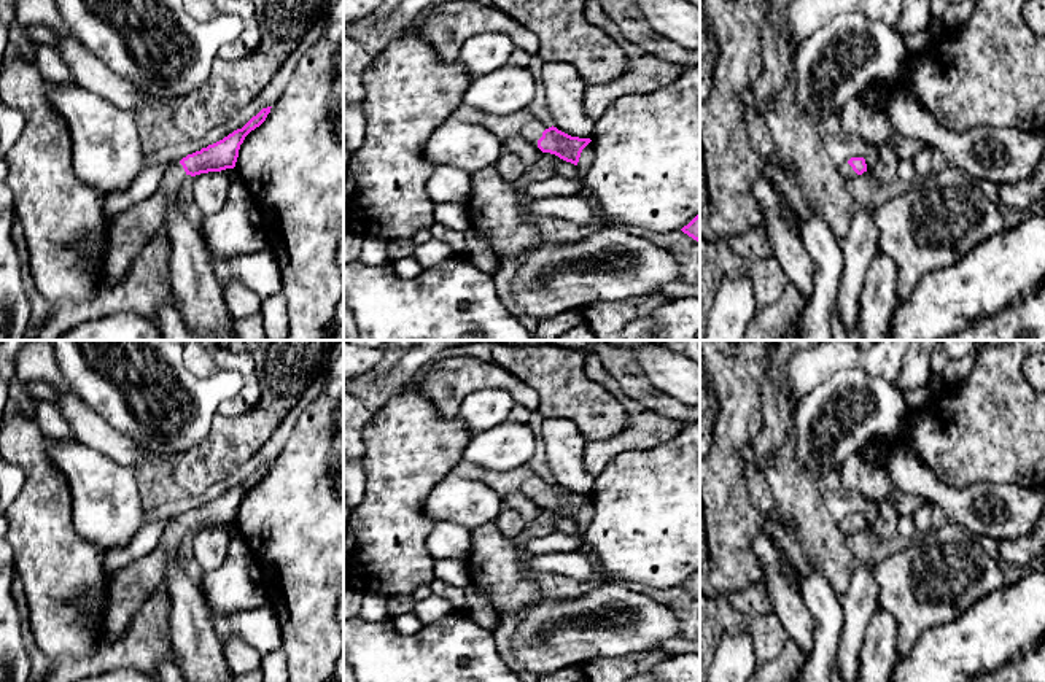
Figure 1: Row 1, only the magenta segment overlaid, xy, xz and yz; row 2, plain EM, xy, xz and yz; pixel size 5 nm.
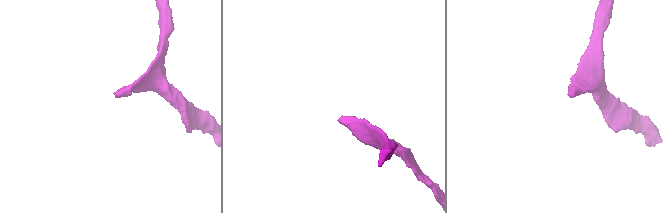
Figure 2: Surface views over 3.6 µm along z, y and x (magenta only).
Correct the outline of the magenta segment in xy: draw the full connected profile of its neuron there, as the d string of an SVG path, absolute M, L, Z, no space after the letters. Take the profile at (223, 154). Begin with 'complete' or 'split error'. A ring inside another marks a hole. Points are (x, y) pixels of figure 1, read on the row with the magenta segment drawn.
split error; M262 108L242 129L223 140L170 164L151 197L110 219L108 246L102 267L105 293L122 280L145 245L162 229L165 211L177 202L183 180L188 175L234 169L245 137L266 121L270 108Z

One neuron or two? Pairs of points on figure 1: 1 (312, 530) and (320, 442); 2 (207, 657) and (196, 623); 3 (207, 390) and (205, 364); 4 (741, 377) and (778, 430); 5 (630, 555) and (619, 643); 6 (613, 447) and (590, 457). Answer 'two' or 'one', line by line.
1: one
2: one
3: two
4: two
5: two
6: one

